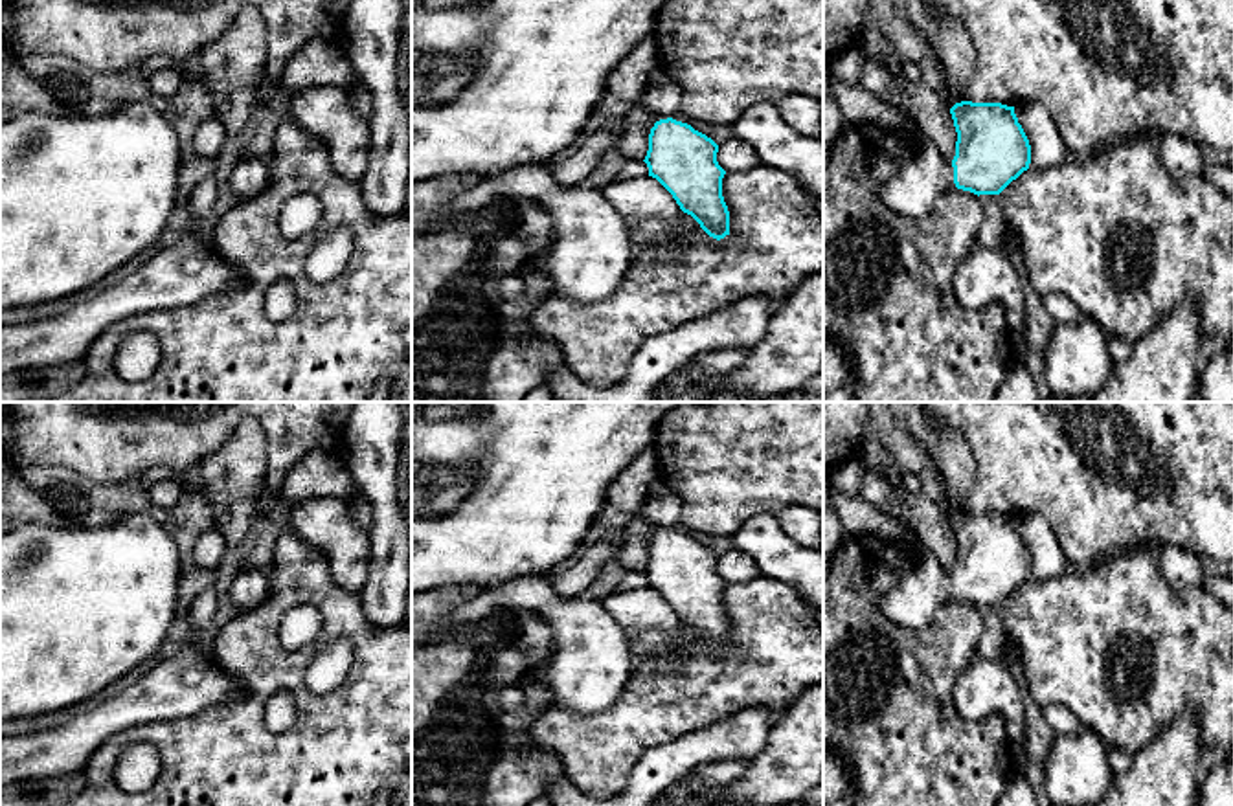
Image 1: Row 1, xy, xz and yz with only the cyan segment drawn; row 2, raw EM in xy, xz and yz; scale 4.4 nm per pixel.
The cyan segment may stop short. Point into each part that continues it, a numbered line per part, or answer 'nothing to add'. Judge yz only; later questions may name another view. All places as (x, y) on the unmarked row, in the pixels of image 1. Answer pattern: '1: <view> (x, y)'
1: yz (912, 603)

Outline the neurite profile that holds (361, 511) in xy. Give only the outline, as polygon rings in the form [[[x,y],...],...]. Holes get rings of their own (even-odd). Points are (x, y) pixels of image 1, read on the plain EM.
[[[356,496],[351,501],[351,518],[353,521],[369,536],[371,525],[373,525],[373,512],[371,505],[362,498]]]

